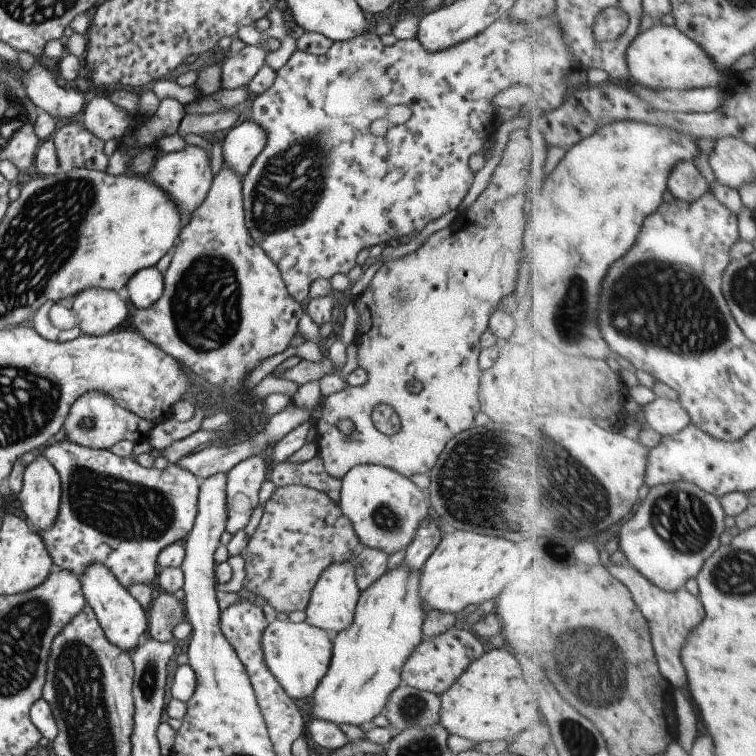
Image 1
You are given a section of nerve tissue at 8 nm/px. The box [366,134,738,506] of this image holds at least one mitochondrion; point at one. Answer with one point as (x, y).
(662, 305)

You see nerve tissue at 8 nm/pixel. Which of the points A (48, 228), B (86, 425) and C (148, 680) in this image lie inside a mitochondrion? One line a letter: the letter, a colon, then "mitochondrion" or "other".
A: mitochondrion
B: mitochondrion
C: mitochondrion

